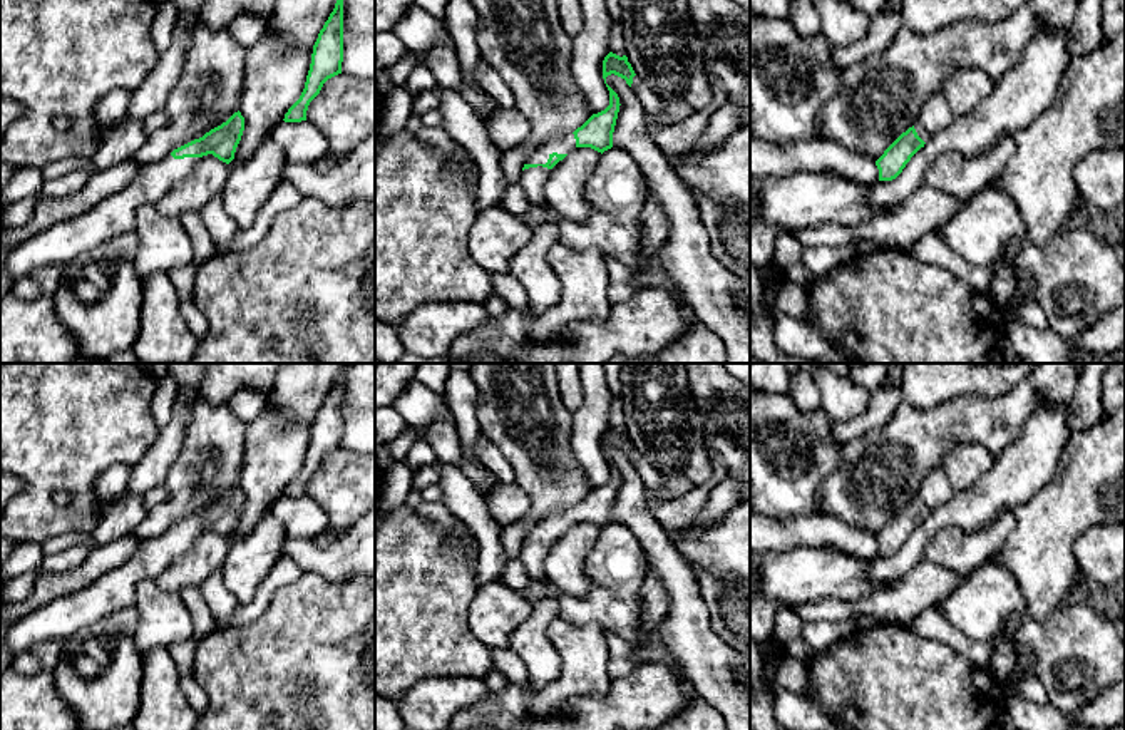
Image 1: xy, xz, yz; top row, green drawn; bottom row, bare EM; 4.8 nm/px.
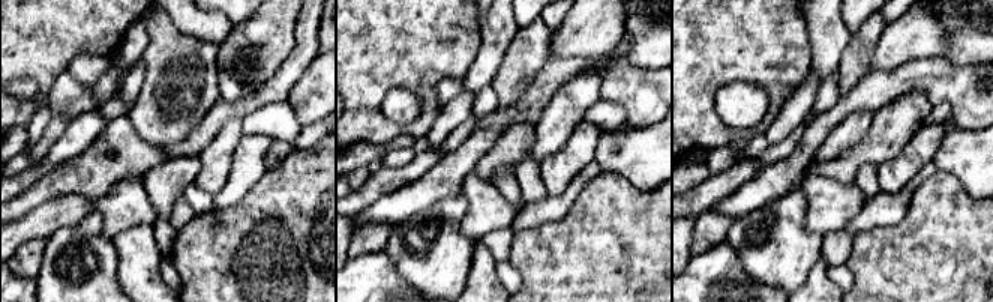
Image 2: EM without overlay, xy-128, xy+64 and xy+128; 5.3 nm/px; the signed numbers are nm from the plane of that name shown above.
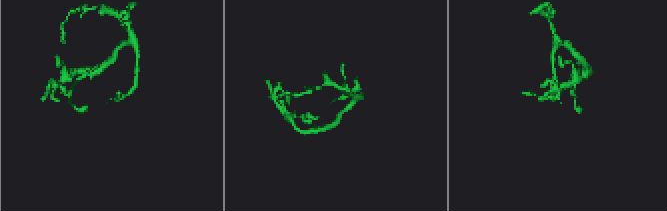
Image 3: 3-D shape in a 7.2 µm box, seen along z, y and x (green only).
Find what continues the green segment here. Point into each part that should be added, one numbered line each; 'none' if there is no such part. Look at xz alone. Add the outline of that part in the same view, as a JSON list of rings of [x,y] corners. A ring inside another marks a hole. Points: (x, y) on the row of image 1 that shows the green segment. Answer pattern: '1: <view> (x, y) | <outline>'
1: xz (563, 144) | [[[573,132],[552,137],[542,142],[527,159],[526,164],[546,164],[552,152],[569,154],[576,149],[576,139]]]

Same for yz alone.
1: yz (936, 114) | [[[941,90],[932,92],[914,122],[917,136],[927,142],[936,132],[946,129],[954,119],[954,112]]]

